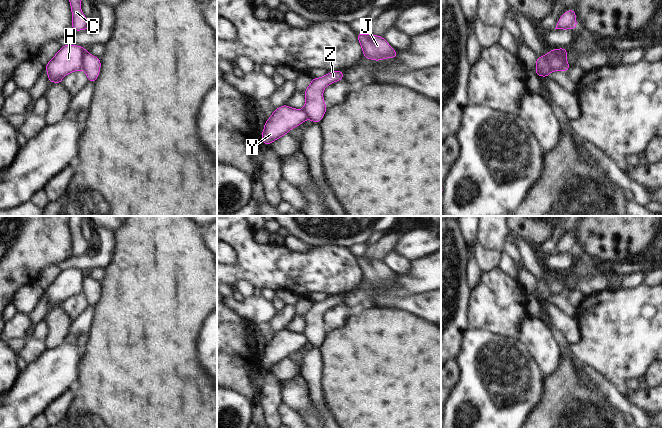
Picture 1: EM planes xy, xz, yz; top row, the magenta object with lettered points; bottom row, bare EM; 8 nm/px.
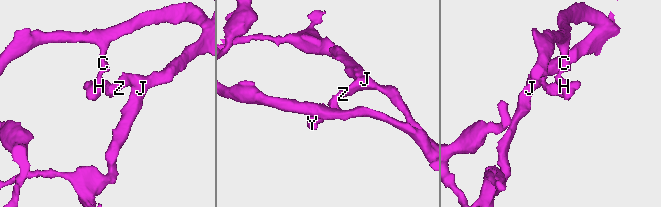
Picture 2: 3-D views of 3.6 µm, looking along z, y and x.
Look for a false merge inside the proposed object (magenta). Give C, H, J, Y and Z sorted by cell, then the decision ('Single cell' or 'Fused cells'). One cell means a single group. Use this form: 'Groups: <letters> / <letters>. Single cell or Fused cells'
Groups: C H Y / J Z. Fused cells

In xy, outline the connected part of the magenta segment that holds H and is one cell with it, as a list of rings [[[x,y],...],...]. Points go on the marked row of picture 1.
[[[79,45],[62,46],[45,67],[48,81],[61,84],[66,75],[82,70],[84,50],[85,48]]]

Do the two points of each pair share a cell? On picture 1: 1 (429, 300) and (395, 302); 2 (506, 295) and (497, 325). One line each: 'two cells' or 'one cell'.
1: one cell
2: one cell

